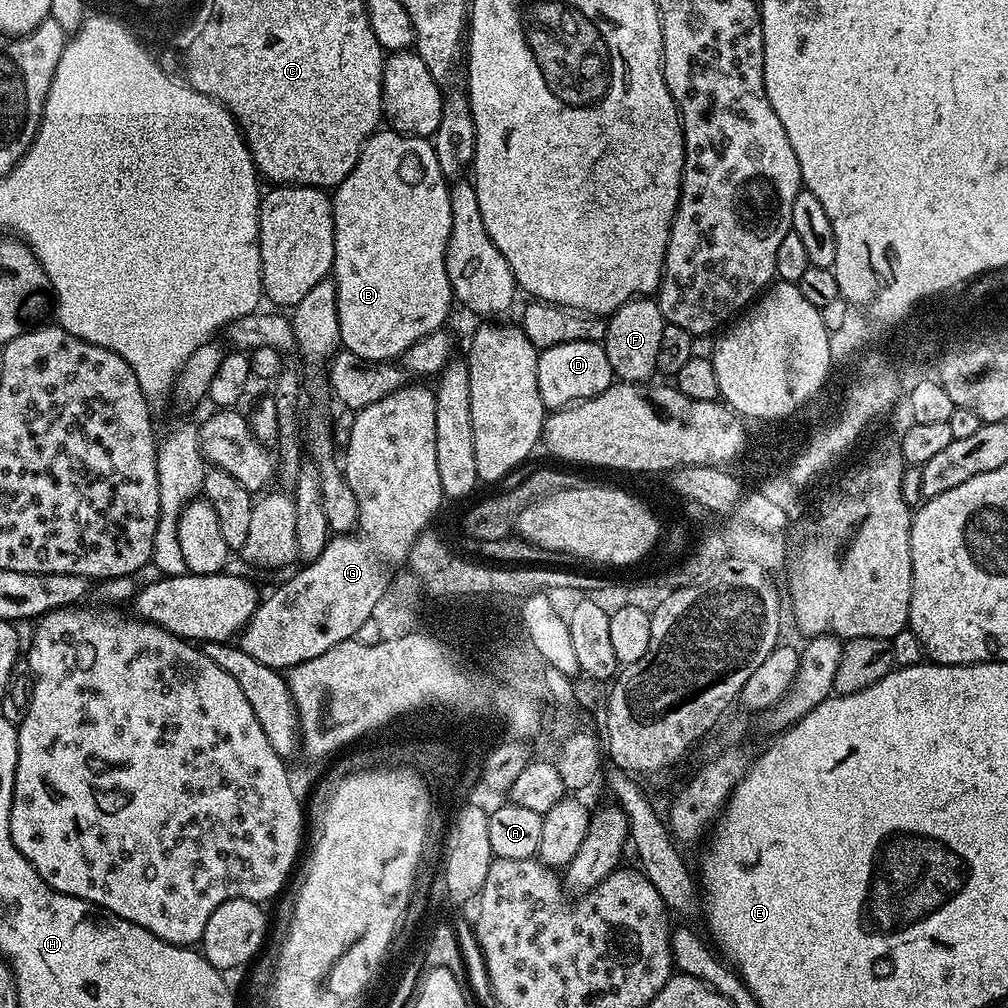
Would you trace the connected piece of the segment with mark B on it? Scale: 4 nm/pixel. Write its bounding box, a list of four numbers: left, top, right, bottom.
[331,130,454,362]

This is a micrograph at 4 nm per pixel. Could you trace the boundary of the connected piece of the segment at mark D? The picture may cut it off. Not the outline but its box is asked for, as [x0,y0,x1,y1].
[538,340,614,409]

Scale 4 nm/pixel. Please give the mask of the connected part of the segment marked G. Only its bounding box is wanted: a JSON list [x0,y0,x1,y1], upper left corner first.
[238,387,445,670]

